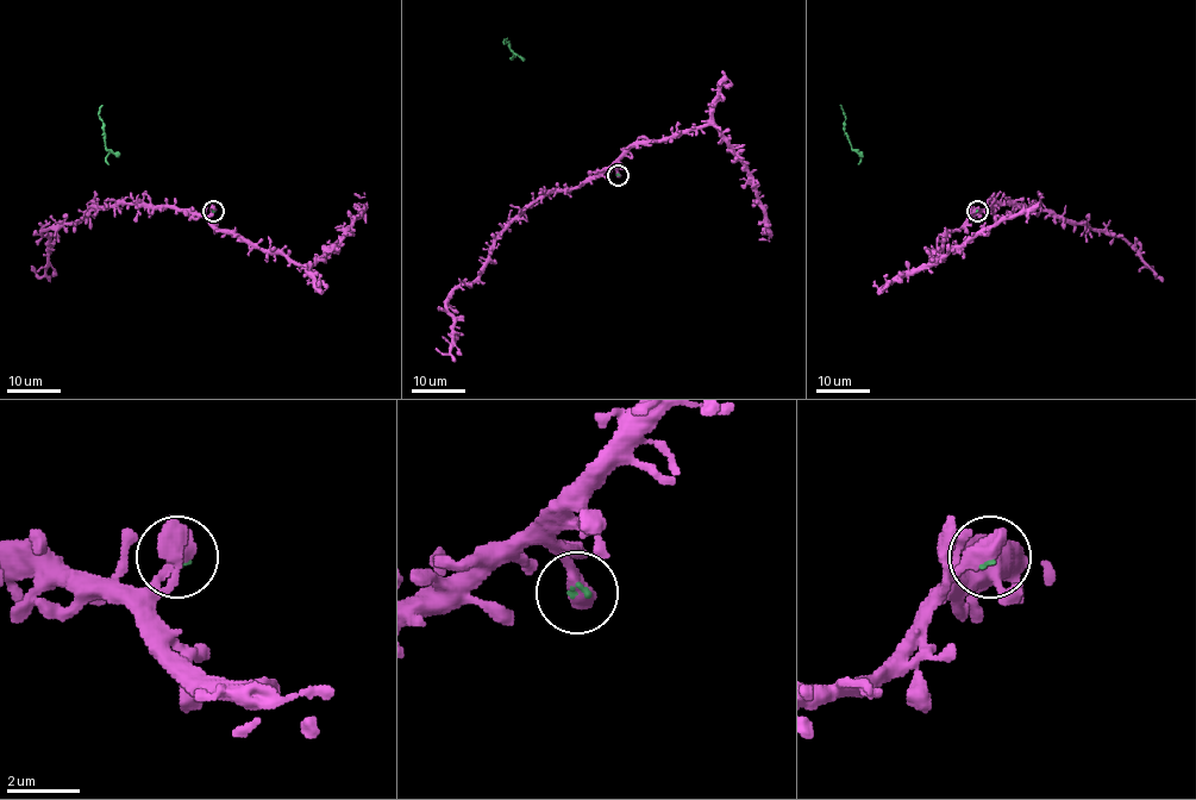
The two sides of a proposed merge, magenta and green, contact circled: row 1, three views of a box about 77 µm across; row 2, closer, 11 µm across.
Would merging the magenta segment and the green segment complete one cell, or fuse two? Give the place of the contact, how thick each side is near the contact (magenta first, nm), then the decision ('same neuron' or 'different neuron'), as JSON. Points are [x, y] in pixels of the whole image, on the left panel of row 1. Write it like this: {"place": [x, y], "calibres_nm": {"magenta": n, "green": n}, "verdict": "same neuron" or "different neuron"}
{"place": [213, 211], "calibres_nm": {"magenta": 600, "green": 90}, "verdict": "same neuron"}

